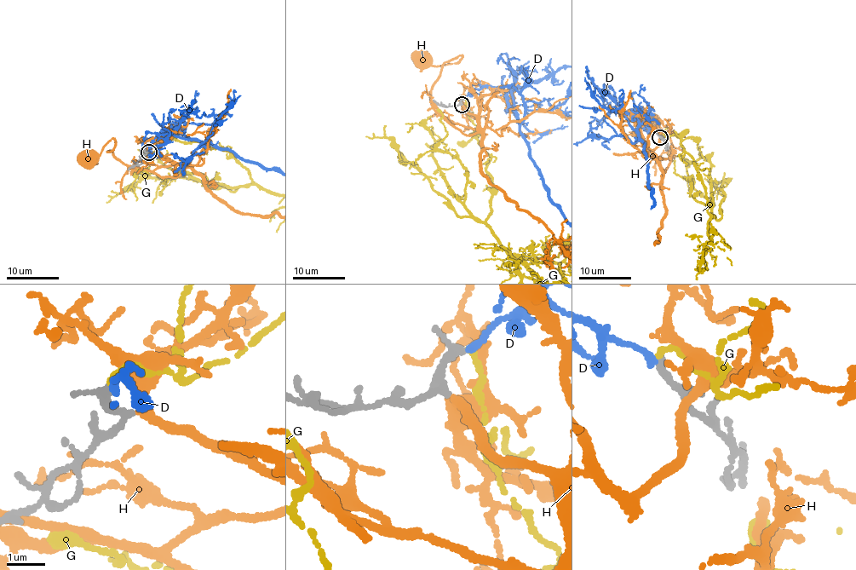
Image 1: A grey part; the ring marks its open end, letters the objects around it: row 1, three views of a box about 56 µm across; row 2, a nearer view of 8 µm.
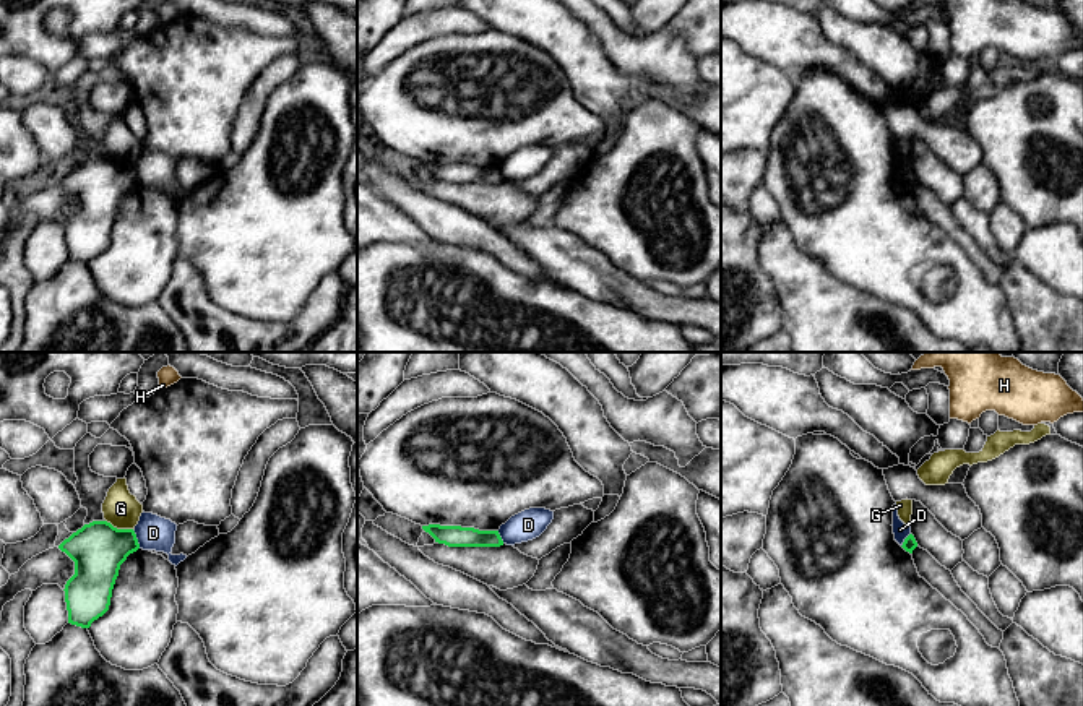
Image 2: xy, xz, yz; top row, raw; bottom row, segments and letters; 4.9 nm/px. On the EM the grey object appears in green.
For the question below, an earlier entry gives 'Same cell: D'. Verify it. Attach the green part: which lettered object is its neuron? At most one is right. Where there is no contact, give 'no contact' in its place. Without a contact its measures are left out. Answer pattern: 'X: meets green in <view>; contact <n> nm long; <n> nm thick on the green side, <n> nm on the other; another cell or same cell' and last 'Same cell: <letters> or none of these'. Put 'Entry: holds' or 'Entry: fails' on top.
Entry: fails
D: meets green in xy; contact 100 nm long; 280 nm thick on the green side, 170 nm on the other; another cell
G: meets green in xy; contact 140 nm long; 280 nm thick on the green side, 180 nm on the other; another cell
H: no contact; same cell
Same cell: H

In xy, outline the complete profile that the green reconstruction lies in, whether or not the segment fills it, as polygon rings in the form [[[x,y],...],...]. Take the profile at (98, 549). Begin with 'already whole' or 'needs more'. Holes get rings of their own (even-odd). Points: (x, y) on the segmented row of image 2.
already whole; [[[93,521],[65,539],[58,549],[75,562],[75,575],[65,584],[68,623],[89,628],[110,605],[120,565],[140,549],[133,529],[117,529]]]

